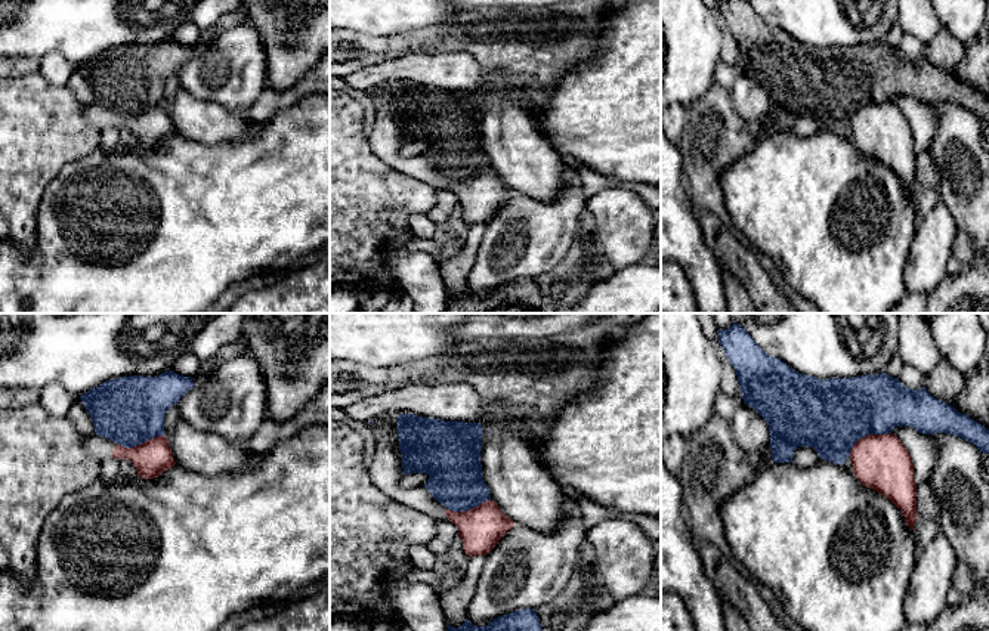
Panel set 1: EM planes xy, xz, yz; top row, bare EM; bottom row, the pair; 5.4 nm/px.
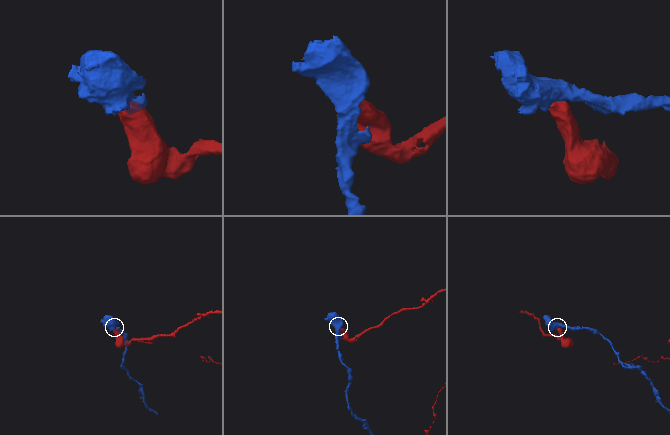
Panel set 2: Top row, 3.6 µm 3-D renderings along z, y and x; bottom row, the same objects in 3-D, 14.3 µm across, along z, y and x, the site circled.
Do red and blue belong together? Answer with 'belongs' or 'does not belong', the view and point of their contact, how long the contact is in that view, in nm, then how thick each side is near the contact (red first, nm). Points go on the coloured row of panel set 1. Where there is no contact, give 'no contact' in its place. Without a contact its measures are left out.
does not belong; contact yz (867, 436); length 260 nm; calibres 300 and 400 nm

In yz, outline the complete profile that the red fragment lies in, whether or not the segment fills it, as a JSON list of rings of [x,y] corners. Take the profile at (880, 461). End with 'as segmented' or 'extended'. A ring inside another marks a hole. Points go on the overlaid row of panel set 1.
[[[868,434],[850,451],[853,474],[866,488],[902,510],[911,531],[918,516],[914,464],[905,445],[893,434]]]; as segmented

